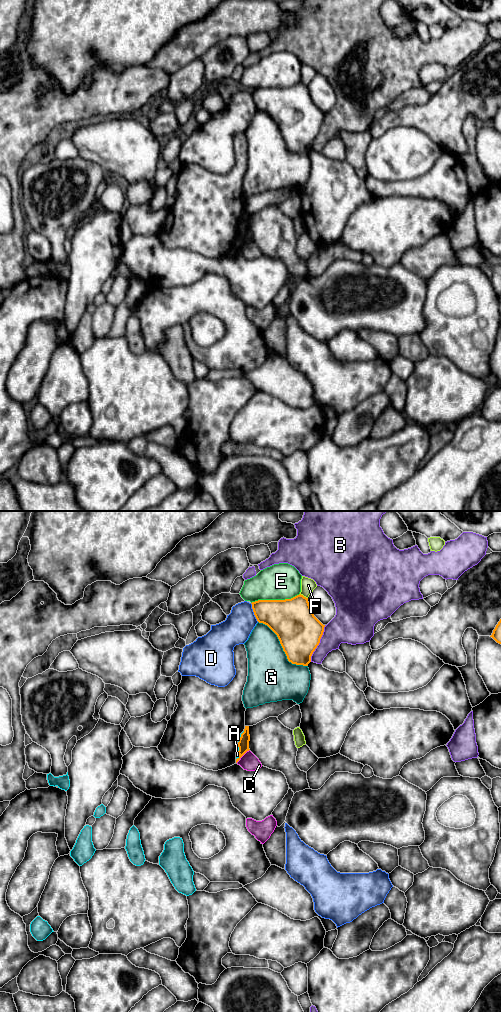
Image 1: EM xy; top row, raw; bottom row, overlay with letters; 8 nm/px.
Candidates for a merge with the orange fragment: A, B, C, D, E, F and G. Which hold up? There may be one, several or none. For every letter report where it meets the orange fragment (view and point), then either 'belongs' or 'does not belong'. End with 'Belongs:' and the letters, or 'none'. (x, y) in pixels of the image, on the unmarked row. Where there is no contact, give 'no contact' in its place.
A: xy (238, 241) | does not belong
B: xy (319, 130) | does not belong
C: xy (242, 243) | does not belong
D: xy (253, 99) | does not belong
E: xy (275, 88) | does not belong
F: xy (303, 84) | does not belong
G: xy (282, 135) | does not belong
Belongs: none

